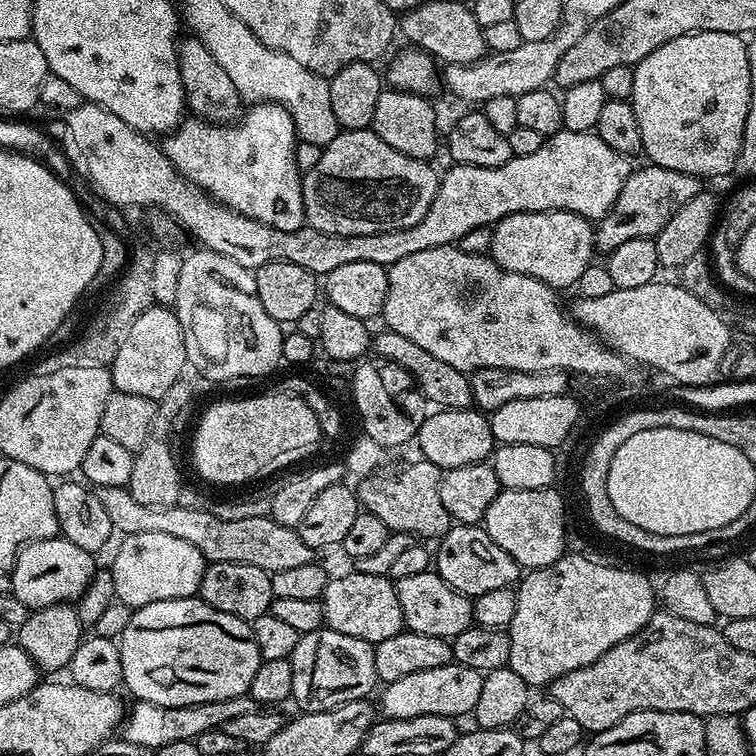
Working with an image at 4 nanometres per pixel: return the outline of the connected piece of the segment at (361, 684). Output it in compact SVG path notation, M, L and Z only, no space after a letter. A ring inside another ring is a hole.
M325 626L303 633L290 659L294 666L292 700L301 713L325 712L346 702L367 700L377 691L374 645L362 642L362 638L350 638L350 634L338 634Z

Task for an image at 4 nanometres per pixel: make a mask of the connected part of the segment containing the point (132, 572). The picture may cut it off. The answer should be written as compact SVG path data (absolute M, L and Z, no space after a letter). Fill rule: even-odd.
M134 534L124 536L121 541L110 563L119 603L135 610L150 602L177 600L199 593L206 561L190 542L182 542L182 538L173 538L170 534Z

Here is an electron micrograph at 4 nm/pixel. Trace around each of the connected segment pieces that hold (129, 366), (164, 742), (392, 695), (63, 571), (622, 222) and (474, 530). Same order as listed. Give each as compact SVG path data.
M168 306L145 308L130 326L126 338L118 346L118 354L110 366L112 386L117 392L142 394L142 398L159 401L176 380L185 375L188 355L182 326L175 311Z
M235 696L229 700L218 702L202 702L190 706L158 706L145 700L133 703L127 709L122 721L123 739L129 740L131 744L137 744L143 748L157 749L167 746L169 742L186 742L198 738L198 734L206 734L206 730L223 728L230 718L239 718L241 714L250 714L257 711L258 705L252 701L251 696Z
M455 662L438 666L434 670L418 670L418 674L406 674L406 678L398 678L398 682L384 684L379 693L378 708L387 718L418 718L422 714L467 717L478 702L483 681L483 672L470 670Z
M61 535L52 540L26 544L20 549L10 569L11 594L29 610L75 602L80 599L90 578L96 573L96 560L97 557L93 553L82 550L82 546L74 546L74 542L64 539Z
M649 163L648 168L629 171L626 182L622 186L622 194L618 194L618 202L598 221L594 228L594 244L601 253L607 254L614 246L622 246L630 238L655 238L670 222L670 218L690 198L694 198L702 190L699 176L691 176L678 170L666 170Z
M453 523L445 536L440 537L434 548L434 571L454 590L464 596L475 598L490 590L513 587L521 579L519 564L486 534L483 526Z

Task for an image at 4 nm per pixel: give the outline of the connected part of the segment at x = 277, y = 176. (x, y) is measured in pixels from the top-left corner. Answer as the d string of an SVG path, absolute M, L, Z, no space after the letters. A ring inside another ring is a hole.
M252 104L233 124L208 124L204 120L188 118L175 132L163 141L166 158L181 175L194 182L212 199L224 204L246 218L268 224L278 230L298 230L305 227L304 203L302 202L302 173L296 169L294 150L298 143L296 127L283 108L266 104Z

